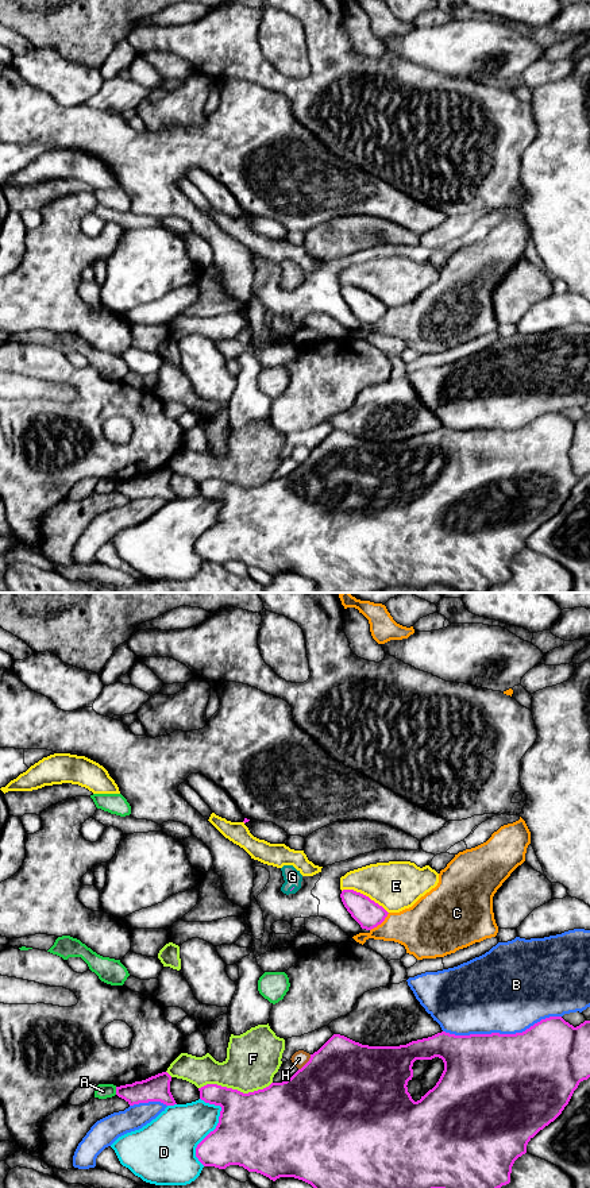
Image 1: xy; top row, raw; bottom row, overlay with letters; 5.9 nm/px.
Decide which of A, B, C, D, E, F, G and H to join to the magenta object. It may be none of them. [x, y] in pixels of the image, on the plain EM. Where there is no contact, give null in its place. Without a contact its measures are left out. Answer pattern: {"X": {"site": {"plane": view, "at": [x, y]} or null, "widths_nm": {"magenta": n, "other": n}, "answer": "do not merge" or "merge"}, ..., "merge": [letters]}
{"A": {"site": {"plane": "xy", "at": [116, 486]}, "widths_nm": {"magenta": 160, "other": 90}, "answer": "do not merge"}, "B": {"site": {"plane": "xy", "at": [501, 429]}, "widths_nm": {"magenta": 500, "other": 480}, "answer": "do not merge"}, "C": {"site": {"plane": "xy", "at": [380, 319]}, "widths_nm": {"magenta": 160, "other": 280}, "answer": "do not merge"}, "D": {"site": {"plane": "xy", "at": [216, 521]}, "widths_nm": {"magenta": 460, "other": 300}, "answer": "do not merge"}, "E": {"site": {"plane": "xy", "at": [365, 290]}, "widths_nm": {"magenta": 160, "other": 300}, "answer": "do not merge"}, "F": {"site": {"plane": "xy", "at": [235, 485]}, "widths_nm": {"magenta": 420, "other": 320}, "answer": "do not merge"}, "G": {"site": {"plane": "xy", "at": [293, 282]}, "widths_nm": {"magenta": 20, "other": 100}, "answer": "merge"}, "H": {"site": {"plane": "xy", "at": [307, 458]}, "widths_nm": {"magenta": 500, "other": 90}, "answer": "do not merge"}, "merge": ["G"]}

